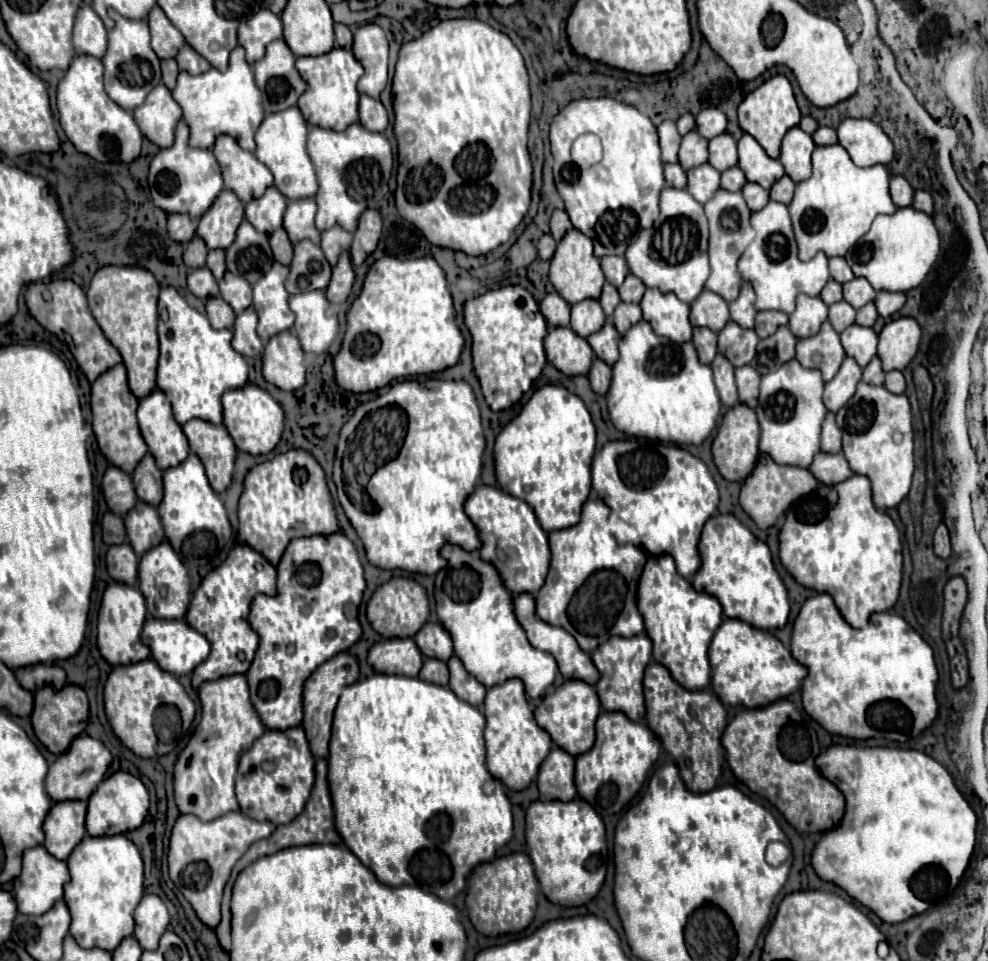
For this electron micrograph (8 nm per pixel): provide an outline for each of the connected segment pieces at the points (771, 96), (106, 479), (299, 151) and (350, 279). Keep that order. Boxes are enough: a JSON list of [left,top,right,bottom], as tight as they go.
[[738,75,800,159],[102,467,136,515],[254,107,318,199],[326,251,354,303]]

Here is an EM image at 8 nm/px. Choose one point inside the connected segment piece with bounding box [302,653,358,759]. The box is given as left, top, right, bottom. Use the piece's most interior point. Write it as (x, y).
(321, 691)

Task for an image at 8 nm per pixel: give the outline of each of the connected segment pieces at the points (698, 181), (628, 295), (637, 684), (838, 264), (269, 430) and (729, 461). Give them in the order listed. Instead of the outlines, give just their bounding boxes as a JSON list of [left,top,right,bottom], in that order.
[[686,163,720,203],[618,273,646,303],[590,633,652,721],[828,257,854,283],[222,383,284,455],[712,403,760,481]]

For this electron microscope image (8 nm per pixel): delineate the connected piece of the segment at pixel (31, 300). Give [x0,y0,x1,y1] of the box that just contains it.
[26,279,122,383]

